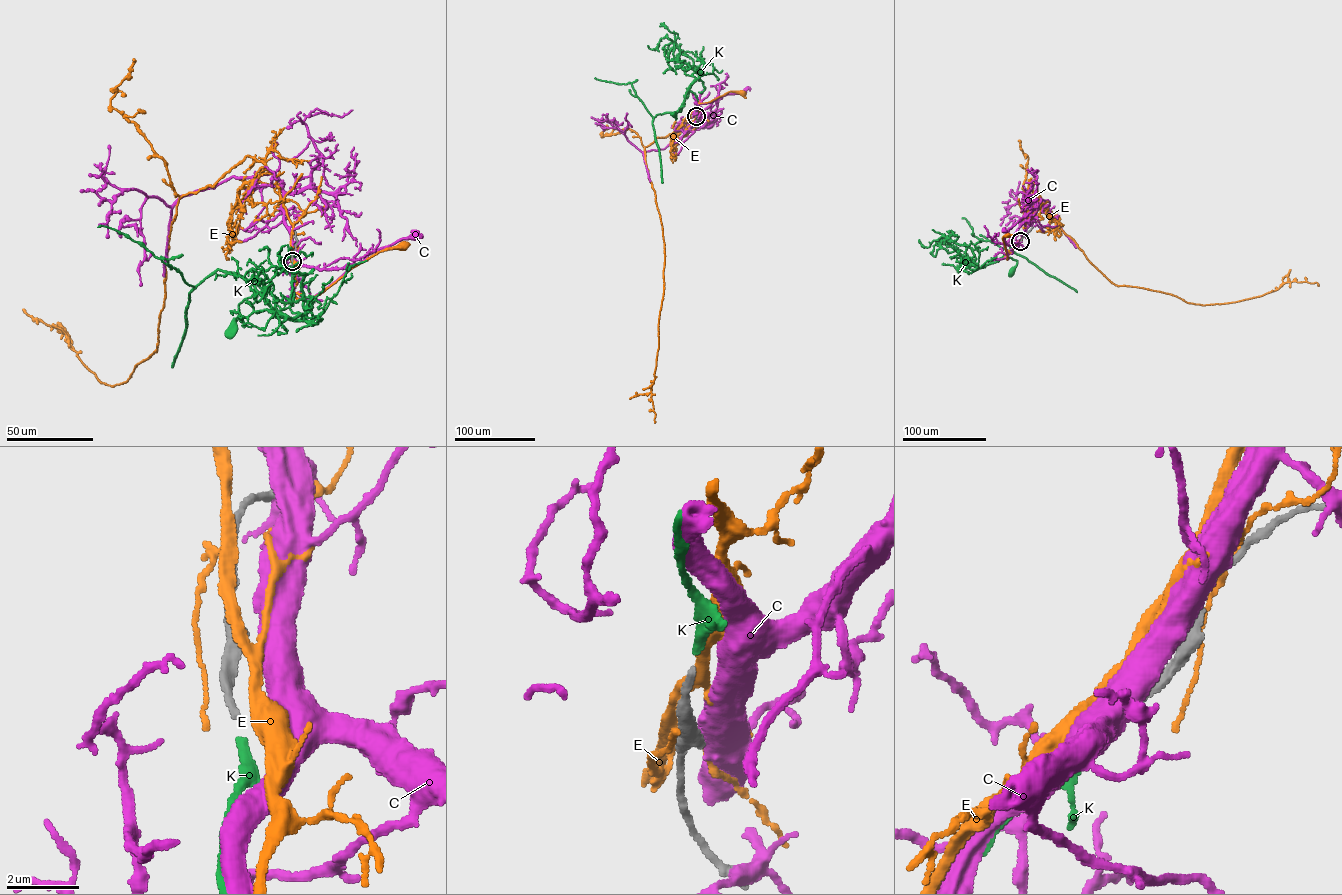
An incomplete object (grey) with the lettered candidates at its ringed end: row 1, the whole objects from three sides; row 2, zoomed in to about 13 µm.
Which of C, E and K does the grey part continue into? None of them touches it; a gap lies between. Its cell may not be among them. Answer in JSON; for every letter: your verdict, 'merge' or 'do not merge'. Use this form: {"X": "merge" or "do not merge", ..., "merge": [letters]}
{"C": "do not merge", "E": "do not merge", "K": "merge", "merge": ["K"]}

